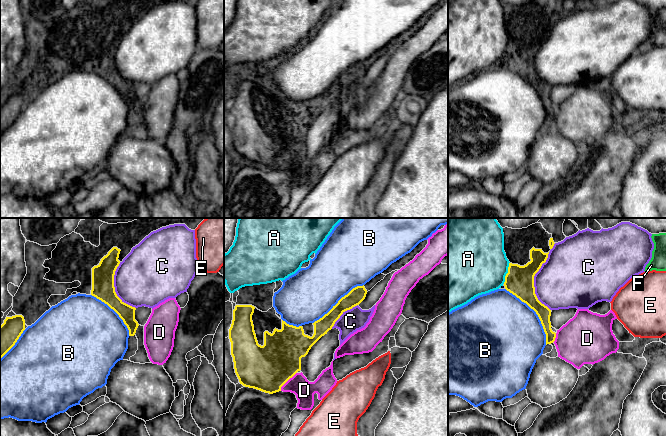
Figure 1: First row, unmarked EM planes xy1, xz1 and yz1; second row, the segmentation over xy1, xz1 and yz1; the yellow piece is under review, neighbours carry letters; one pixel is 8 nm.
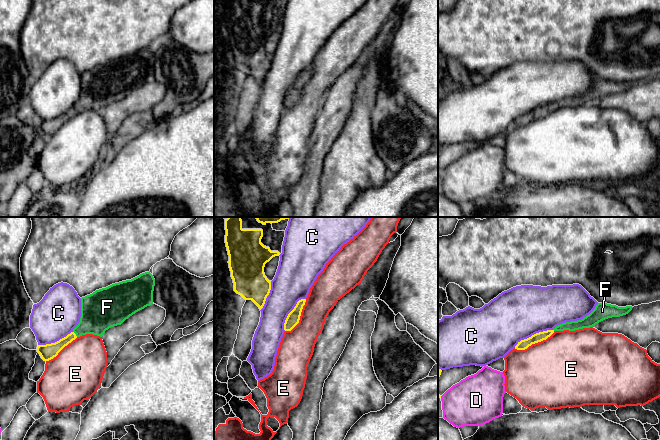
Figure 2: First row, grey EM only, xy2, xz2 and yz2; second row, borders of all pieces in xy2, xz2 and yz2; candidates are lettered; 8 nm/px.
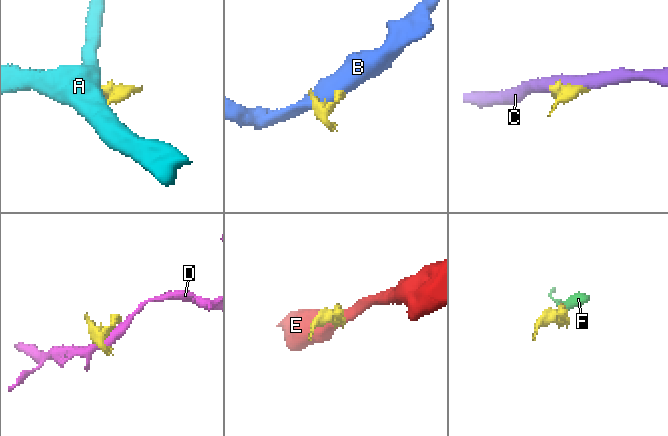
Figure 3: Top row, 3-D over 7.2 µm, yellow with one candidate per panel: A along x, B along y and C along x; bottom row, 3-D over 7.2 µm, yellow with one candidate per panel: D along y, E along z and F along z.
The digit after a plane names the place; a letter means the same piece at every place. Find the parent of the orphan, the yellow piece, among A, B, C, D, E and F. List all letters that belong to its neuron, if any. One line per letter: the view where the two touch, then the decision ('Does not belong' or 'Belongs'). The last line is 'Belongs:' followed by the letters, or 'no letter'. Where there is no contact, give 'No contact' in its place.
A: Touches yellow in yz1. Does not belong
B: Touches yellow in yz1. Does not belong
C: Touches yellow in yz1. Does not belong
D: Touches yellow in xz1. Does not belong
E: Touches yellow in yz2. Does not belong
F: Touches yellow in xy2. Belongs
Belongs: F

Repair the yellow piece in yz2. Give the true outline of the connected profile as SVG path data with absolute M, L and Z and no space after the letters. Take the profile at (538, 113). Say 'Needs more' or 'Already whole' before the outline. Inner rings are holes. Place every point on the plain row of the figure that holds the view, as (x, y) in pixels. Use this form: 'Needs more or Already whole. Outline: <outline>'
Already whole. Outline: M547 106L547 107L536 109L534 111L532 111L531 113L518 118L518 120L515 122L515 125L525 126L529 122L531 122L532 120L535 120L535 119L541 118L543 116L546 116L553 109L554 109L554 106Z

